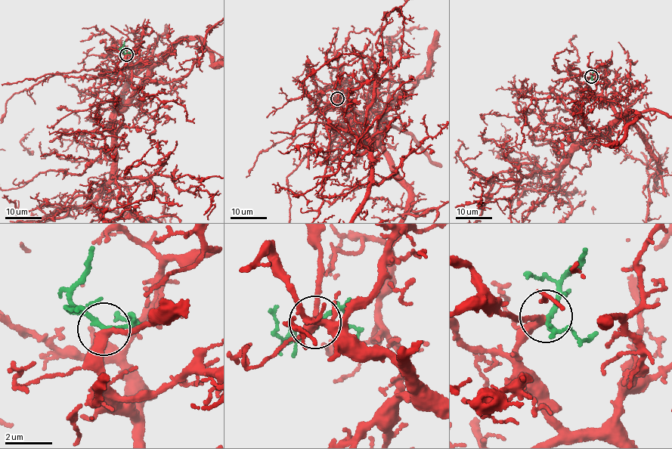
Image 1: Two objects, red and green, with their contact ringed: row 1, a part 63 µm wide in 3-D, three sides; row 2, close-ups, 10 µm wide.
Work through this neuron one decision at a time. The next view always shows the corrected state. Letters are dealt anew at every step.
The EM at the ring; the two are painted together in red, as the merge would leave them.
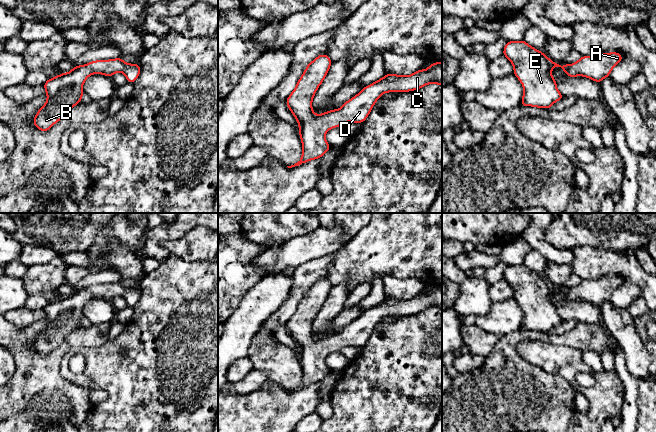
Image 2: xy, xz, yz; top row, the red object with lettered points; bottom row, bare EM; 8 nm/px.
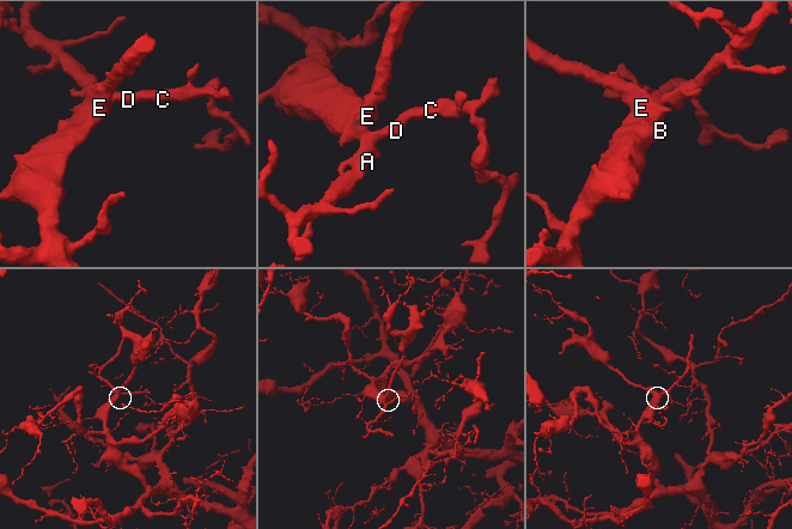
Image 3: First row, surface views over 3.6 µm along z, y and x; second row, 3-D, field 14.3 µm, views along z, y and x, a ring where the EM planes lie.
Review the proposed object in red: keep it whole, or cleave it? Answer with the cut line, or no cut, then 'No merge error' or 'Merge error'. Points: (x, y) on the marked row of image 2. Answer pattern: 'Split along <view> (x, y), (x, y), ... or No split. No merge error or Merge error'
No split. No merge error

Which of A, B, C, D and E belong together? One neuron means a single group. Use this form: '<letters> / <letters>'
A B C D E

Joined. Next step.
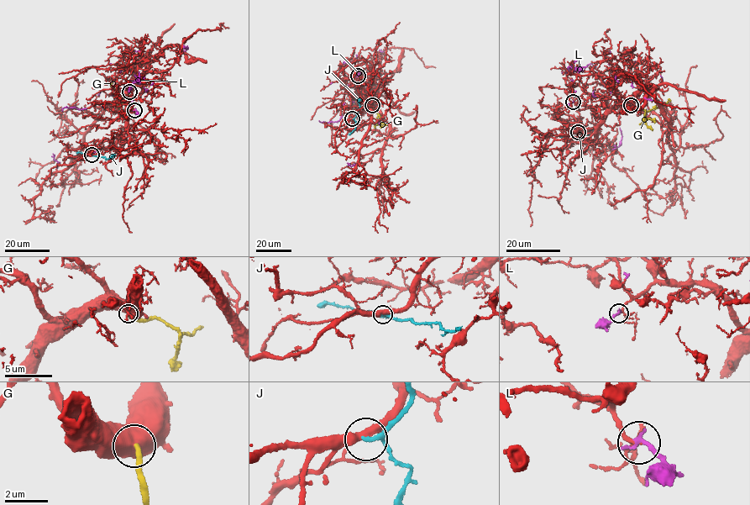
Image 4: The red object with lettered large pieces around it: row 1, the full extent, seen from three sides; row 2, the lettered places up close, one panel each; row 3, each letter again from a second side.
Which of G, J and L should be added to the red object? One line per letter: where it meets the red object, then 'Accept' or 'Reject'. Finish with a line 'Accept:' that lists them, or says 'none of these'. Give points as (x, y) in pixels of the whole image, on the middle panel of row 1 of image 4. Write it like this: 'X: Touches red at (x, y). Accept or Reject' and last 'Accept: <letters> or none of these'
G: Touches red at (372, 105). Reject
J: Touches red at (352, 118). Reject
L: Touches red at (358, 76). Reject
Accept: none of these

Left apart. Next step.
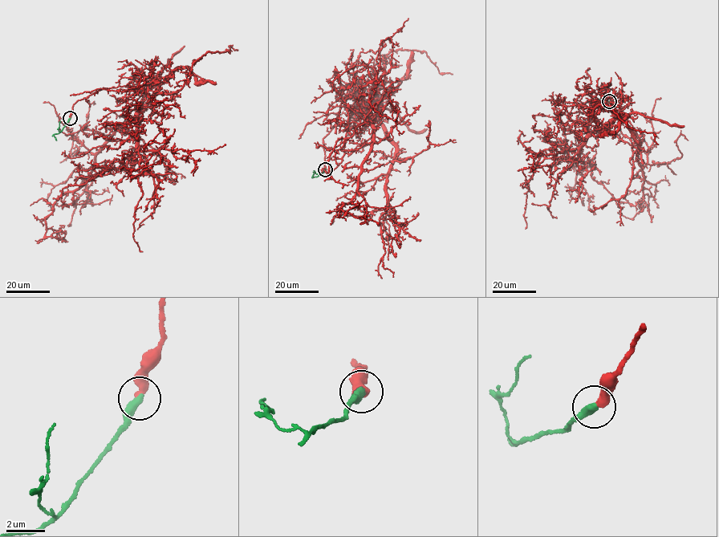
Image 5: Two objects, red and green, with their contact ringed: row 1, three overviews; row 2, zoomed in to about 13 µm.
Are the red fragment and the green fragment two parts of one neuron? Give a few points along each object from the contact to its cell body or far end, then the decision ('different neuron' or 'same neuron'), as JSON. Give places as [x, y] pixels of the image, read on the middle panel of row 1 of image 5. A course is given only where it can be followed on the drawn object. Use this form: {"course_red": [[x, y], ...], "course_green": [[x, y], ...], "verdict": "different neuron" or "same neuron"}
{"course_red": [[325, 169], [323, 138], [379, 101], [369, 115], [375, 128], [356, 192], [339, 209], [364, 207], [359, 216]], "course_green": [[325, 169], [314, 176], [314, 172]], "verdict": "same neuron"}

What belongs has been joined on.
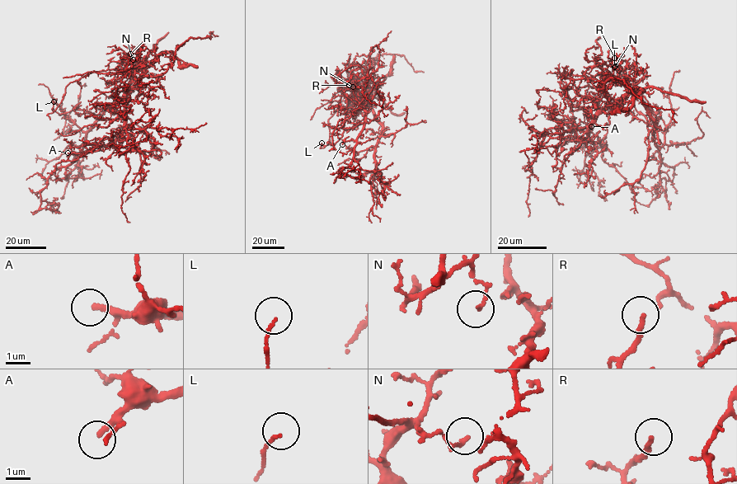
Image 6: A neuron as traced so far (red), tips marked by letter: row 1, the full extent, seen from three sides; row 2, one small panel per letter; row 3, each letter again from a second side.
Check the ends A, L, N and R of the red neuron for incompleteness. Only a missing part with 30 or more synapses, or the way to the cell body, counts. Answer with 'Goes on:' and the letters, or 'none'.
Goes on: A

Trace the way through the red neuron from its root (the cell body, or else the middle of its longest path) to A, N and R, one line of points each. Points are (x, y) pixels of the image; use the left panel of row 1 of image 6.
A: (138, 78), (127, 92), (123, 133), (118, 138), (85, 151), (68, 152)
N: (138, 78), (144, 68), (133, 68), (133, 59)
R: (138, 78), (144, 68), (133, 68), (129, 58), (130, 54)

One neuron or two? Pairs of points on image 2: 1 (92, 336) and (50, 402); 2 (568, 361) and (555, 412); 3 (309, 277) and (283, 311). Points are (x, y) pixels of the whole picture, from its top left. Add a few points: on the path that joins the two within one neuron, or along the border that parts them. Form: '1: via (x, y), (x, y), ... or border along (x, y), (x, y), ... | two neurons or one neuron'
1: via (71, 340), (50, 363), (50, 381) | one neuron
2: border along (542, 369), (553, 375), (562, 376), (576, 390) | two neurons
3: via (301, 285), (291, 303) | one neuron

